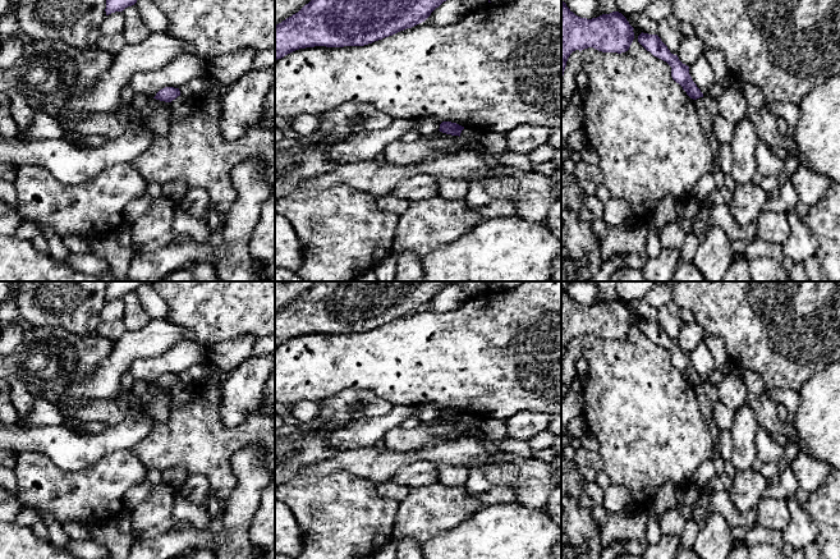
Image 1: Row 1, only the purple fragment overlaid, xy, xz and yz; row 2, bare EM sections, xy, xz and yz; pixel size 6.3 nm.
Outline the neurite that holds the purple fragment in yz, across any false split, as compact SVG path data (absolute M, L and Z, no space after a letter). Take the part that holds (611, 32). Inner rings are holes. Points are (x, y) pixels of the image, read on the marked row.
M561 1L561 79L573 51L593 47L602 52L625 52L634 40L633 29L619 12L587 19L575 15Z

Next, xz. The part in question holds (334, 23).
M311 0L298 13L275 24L275 60L306 47L364 46L424 22L446 0Z

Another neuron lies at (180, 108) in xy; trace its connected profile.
M178 96L170 102L171 118L187 118L192 115L194 109L194 100L185 100Z

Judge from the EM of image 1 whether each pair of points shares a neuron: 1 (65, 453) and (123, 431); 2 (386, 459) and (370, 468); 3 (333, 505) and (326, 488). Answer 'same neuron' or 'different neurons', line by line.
1: same neuron
2: same neuron
3: same neuron

